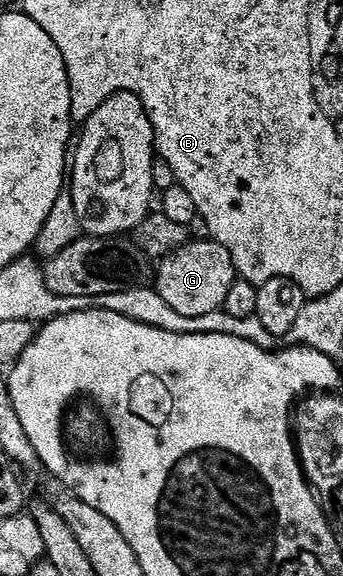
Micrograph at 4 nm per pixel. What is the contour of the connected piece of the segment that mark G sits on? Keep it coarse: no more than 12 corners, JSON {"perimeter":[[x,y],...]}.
{"perimeter":[[192,239],[158,261],[153,287],[177,314],[222,309],[229,250]]}

